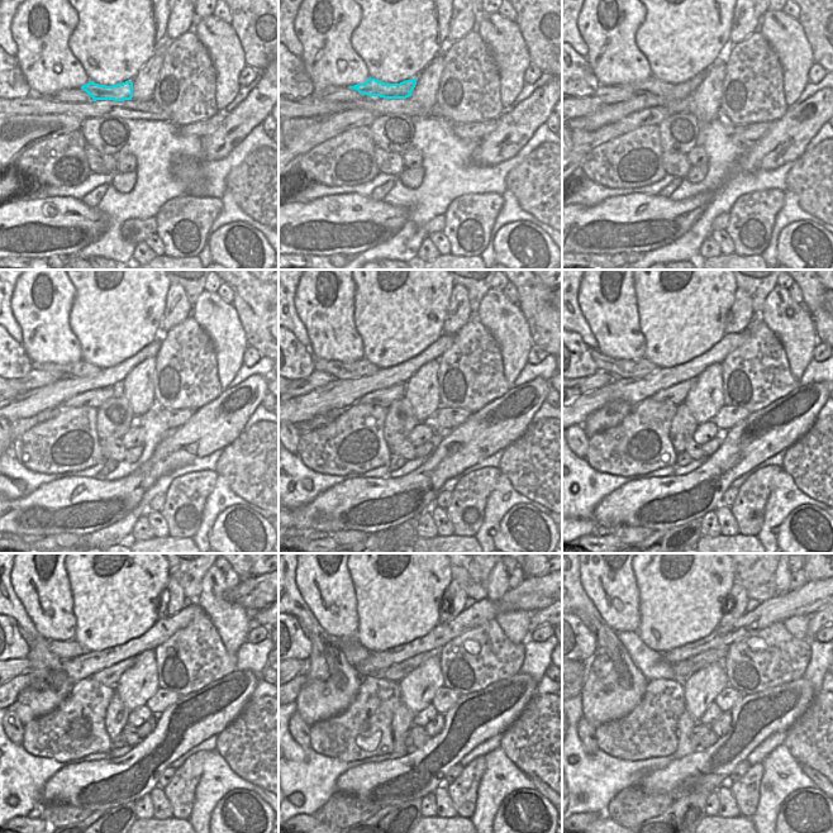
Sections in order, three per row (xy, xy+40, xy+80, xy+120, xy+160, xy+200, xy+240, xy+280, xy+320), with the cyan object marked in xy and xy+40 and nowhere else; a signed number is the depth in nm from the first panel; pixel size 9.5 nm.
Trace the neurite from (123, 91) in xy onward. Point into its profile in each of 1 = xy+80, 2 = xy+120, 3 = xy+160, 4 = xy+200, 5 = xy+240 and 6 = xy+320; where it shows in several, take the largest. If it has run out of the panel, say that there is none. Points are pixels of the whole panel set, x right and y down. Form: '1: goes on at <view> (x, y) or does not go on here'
1: goes on at xy+80 (651, 86)
2: goes on at xy+120 (81, 369)
3: goes on at xy+160 (361, 369)
4: goes on at xy+200 (620, 369)
5: goes on at xy+240 (66, 651)
6: goes on at xy+320 (588, 623)

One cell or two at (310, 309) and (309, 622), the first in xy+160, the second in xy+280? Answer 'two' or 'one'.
two

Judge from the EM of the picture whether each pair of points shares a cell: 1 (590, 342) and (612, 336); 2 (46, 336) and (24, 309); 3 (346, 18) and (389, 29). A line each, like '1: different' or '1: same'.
1: different
2: same
3: different

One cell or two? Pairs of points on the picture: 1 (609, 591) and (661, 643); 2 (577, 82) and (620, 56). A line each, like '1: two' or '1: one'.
1: two
2: two

